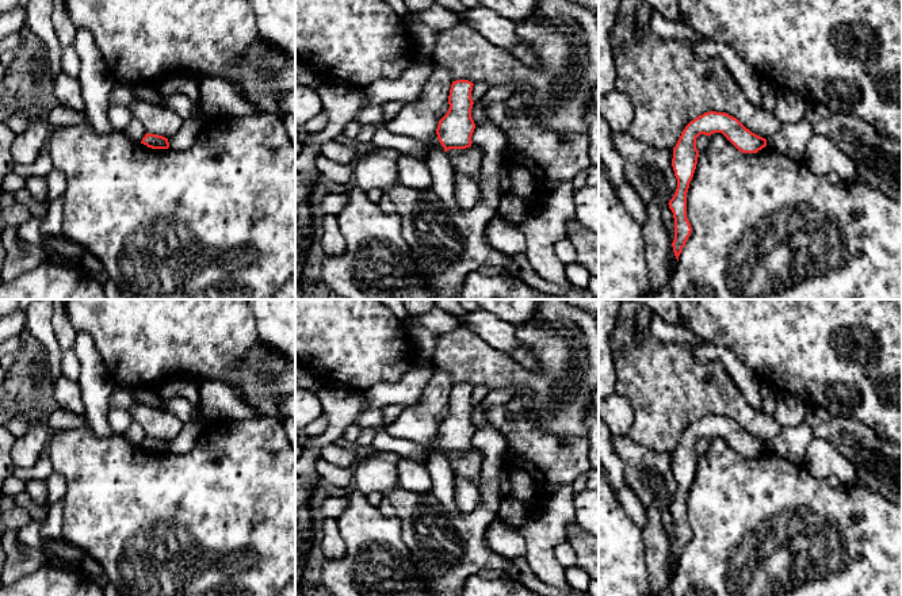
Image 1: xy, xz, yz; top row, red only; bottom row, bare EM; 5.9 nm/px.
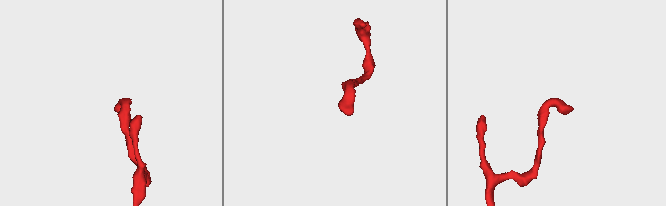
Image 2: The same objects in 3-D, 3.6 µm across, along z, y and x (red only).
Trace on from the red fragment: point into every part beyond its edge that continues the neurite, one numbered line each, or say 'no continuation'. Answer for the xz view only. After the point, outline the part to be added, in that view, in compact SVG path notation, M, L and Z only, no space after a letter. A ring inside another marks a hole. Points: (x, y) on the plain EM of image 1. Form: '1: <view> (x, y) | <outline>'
no continuation

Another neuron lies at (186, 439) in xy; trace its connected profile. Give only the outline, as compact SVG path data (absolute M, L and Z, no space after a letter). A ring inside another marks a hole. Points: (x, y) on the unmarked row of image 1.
M199 419L183 423L181 431L175 439L168 442L169 452L172 454L186 454L194 448L196 440L205 427Z

